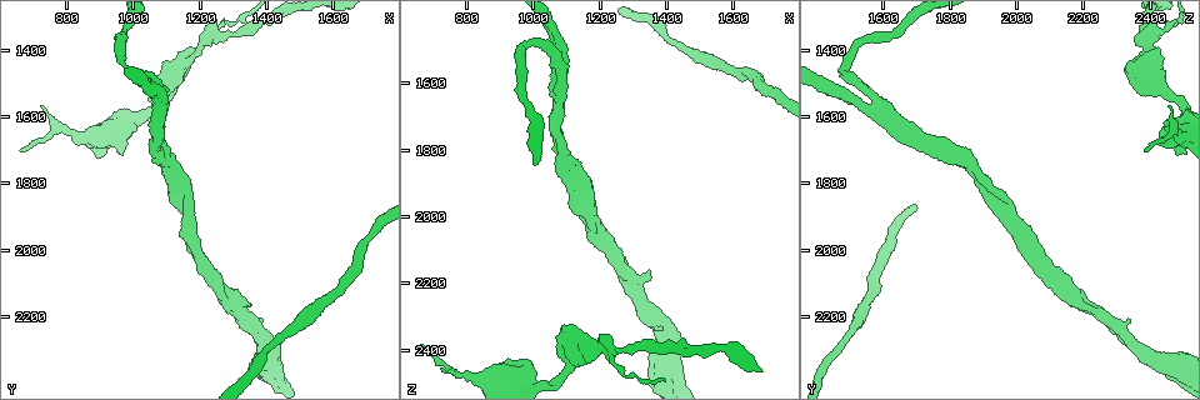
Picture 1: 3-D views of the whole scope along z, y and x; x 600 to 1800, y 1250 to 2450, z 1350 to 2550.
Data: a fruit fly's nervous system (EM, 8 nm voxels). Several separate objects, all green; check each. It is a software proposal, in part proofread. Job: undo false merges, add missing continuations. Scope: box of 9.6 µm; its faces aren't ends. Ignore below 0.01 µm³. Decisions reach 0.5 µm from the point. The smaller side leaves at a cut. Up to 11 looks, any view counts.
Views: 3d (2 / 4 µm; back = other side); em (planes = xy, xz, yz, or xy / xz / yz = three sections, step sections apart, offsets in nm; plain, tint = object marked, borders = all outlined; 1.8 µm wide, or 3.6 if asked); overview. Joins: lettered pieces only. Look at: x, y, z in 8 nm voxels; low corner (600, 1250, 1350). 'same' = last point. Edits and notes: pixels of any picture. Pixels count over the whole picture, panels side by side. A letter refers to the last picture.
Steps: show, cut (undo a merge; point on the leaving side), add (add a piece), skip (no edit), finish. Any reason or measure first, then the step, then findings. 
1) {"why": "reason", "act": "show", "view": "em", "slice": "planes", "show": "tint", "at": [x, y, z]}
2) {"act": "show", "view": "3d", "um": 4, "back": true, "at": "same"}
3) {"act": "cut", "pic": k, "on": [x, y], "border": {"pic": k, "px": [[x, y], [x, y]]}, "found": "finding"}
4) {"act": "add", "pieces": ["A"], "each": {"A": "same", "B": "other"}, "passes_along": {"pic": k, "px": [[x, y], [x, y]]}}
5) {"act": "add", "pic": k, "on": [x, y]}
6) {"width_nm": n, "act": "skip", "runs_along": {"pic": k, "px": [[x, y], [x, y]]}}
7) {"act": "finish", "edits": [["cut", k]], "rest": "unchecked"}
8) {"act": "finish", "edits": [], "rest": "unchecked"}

{"why": "branch stops here", "act": "show", "view": "em", "um": 3.6, "slice": "planes", "show": "borders", "at": [1340, 2170, 2170]}

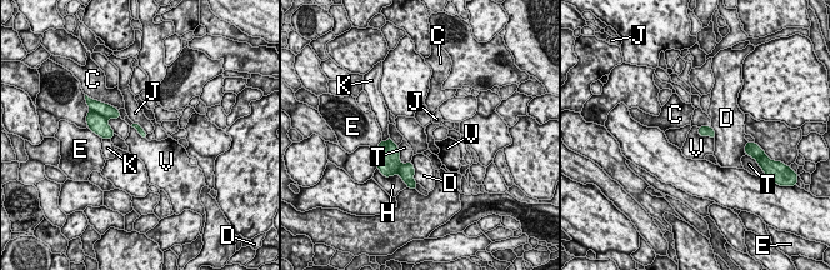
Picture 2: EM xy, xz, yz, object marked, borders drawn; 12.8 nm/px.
{"longest_contact_nm": ["D", 300], "act": "skip", "each": {"C": "other", "D": "other", "E": "other", "H": "other", "J": "other", "K": "other", "T": "other", "V": "other"}, "border": {"pic": 2, "px": [[698, 128], [700, 135], [714, 139]]}, "found": "none of them fits"}

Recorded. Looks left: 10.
{"why": "an open end", "act": "show", "view": "3d", "um": 2, "at": [1100, 1830, 1960]}

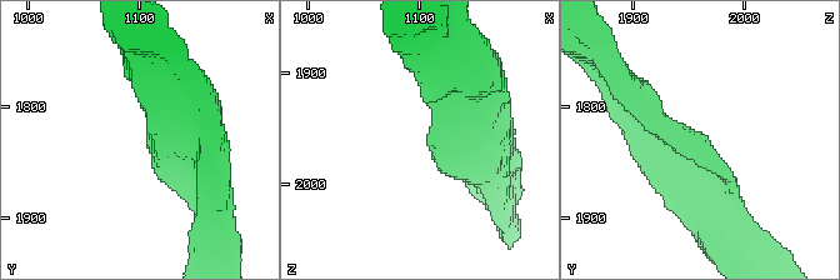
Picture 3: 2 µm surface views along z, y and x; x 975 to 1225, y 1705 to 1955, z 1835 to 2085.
{"why": "shape alone is not enough", "act": "show", "view": "em", "slice": "planes", "show": "borders", "at": [1108, 1838, 1964]}

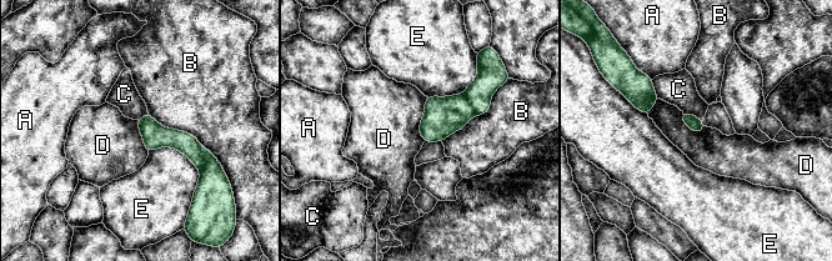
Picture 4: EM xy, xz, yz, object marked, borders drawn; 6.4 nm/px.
{"longest_contact_nm": ["B", 600], "act": "skip", "each": {"A": "other", "B": "other", "C": "other", "D": "other", "E": "other"}, "found": "none of them fits"}

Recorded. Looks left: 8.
{"why": "two arms at a narrow angle", "act": "show", "view": "em", "slice": "planes", "show": "borders", "at": [1080, 1600, 1610]}

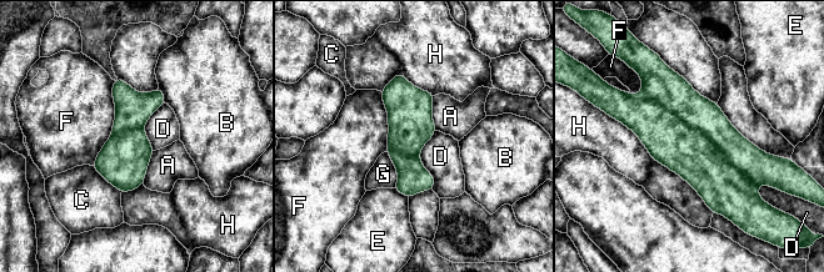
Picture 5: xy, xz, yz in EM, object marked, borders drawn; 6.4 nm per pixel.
{"width_nm": 300, "act": "skip", "each": {"A": "other", "B": "other", "C": "other", "D": "other", "E": "other", "F": "other", "G": "other", "H": "other"}, "border": {"pic": 5, "px": [[437, 131], [419, 155], [432, 189]]}, "found": "one neuron here"}

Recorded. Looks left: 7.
{"act": "show", "view": "em", "slice": "planes", "show": "borders", "at": [1090, 1440, 2330]}

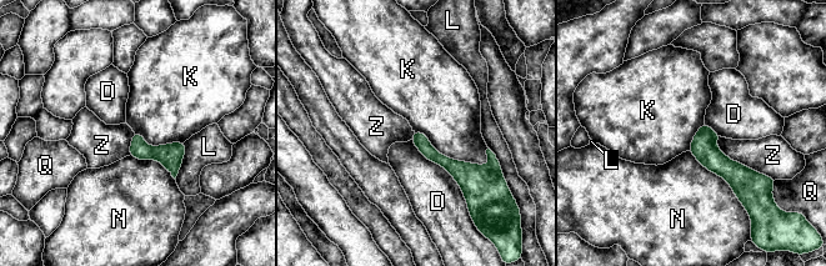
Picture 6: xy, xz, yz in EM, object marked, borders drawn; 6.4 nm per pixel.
{"longest_contact_nm": ["D", 550], "act": "skip", "each": {"D": "other", "K": "other", "L": "other", "N": "other", "Q": "other", "Z": "other"}, "border": {"pic": 6, "px": [[414, 130], [450, 157], [489, 164]]}, "found": "none of them fits"}

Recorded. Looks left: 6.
{"act": "finish", "edits": [], "rest": "unchecked"}

